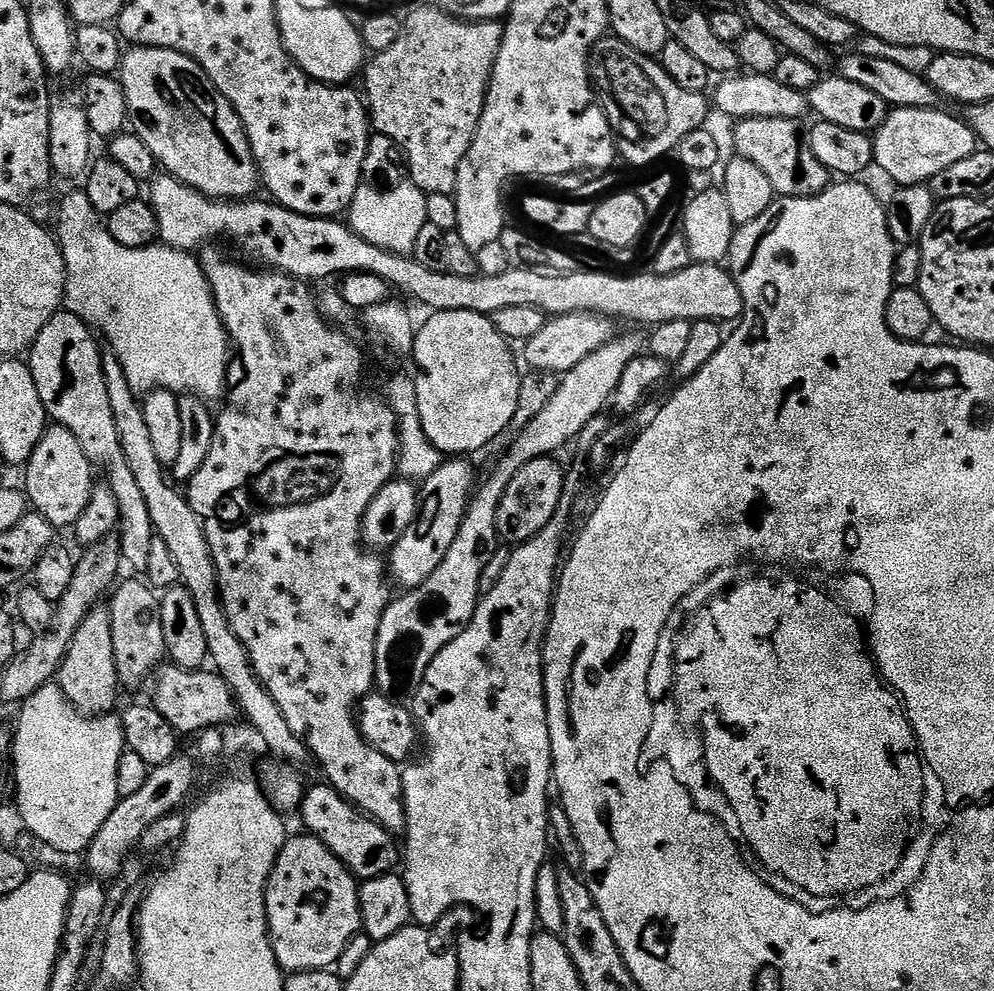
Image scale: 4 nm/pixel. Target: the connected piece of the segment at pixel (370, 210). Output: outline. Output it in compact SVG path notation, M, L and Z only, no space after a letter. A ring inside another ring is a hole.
M405 180L392 188L380 188L375 185L362 184L355 192L348 211L348 224L352 231L371 245L387 252L411 255L419 231L428 224L426 218L427 193L416 184Z

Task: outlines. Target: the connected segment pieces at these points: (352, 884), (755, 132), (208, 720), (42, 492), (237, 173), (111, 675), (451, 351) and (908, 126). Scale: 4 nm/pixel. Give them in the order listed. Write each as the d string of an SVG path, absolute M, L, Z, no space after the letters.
M293 835L284 841L276 865L268 875L268 889L264 895L272 949L281 969L288 974L331 969L342 954L342 950L346 950L350 938L362 928L357 877L352 875L352 871L317 836L303 835Z
M750 118L739 121L736 127L736 149L739 155L745 156L766 178L770 178L770 186L777 197L782 196L816 196L822 190L826 190L830 183L830 173L818 158L814 158L814 150L810 150L808 138L801 121L790 118Z
M168 662L155 673L155 680L156 685L152 688L150 703L158 710L158 714L162 714L162 718L166 718L166 722L170 722L170 726L177 734L184 734L184 732L199 734L207 728L225 726L224 724L230 723L235 716L238 716L238 705L232 697L230 686L226 686L226 682L221 676L216 675L215 671L179 668L177 664Z
M59 426L45 428L23 472L22 488L34 511L46 518L46 522L50 522L57 530L71 529L75 526L78 518L82 518L82 510L86 510L86 502L90 502L90 494L94 487L94 469L86 454L82 454L78 438L74 438L70 430Z
M132 46L123 53L120 61L118 79L126 94L129 113L131 113L135 119L136 116L140 119L140 121L134 125L135 131L142 138L142 142L146 142L146 146L150 146L150 154L154 154L157 165L159 165L167 175L178 178L186 186L190 186L194 190L198 190L202 195L214 200L246 200L255 193L252 191L255 190L256 184L258 188L258 185L261 183L261 178L260 170L256 167L256 160L252 156L252 147L248 141L248 135L244 133L244 127L238 118L238 114L232 109L232 103L216 89L214 82L206 74L206 70L202 70L202 66L198 66L198 62L194 62L189 56L184 56L181 52L175 52L169 48L142 48Z
M94 607L78 626L58 673L58 683L66 698L86 716L102 716L111 713L115 709L112 707L116 704L116 695L122 692L114 662L112 614L107 607L102 607Z
M442 311L429 315L429 319L419 328L413 337L412 358L418 368L418 376L414 378L415 397L418 398L419 417L422 420L422 428L432 445L444 456L466 456L476 450L482 449L490 442L494 441L505 429L512 425L512 420L518 408L519 387L521 386L521 369L518 370L511 345L494 325L491 317L478 314L476 311Z
M939 107L934 108L892 108L885 115L882 126L874 133L872 145L874 146L875 167L881 168L890 179L893 185L905 188L915 184L927 185L942 170L947 170L949 166L955 166L957 162L962 162L962 158L970 158L970 154L978 151L978 141L976 131L970 127L967 119L951 116L948 112L940 112Z

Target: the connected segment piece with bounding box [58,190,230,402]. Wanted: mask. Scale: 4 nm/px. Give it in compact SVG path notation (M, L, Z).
M84 190L70 193L60 204L58 243L64 252L68 275L63 307L97 333L104 332L112 347L109 348L111 355L116 356L125 371L130 390L140 394L145 391L144 384L152 384L148 386L199 396L205 402L225 395L230 363L228 332L220 320L204 266L193 253L169 248L163 242L151 244L149 248L131 248L114 242L105 221L93 210Z

